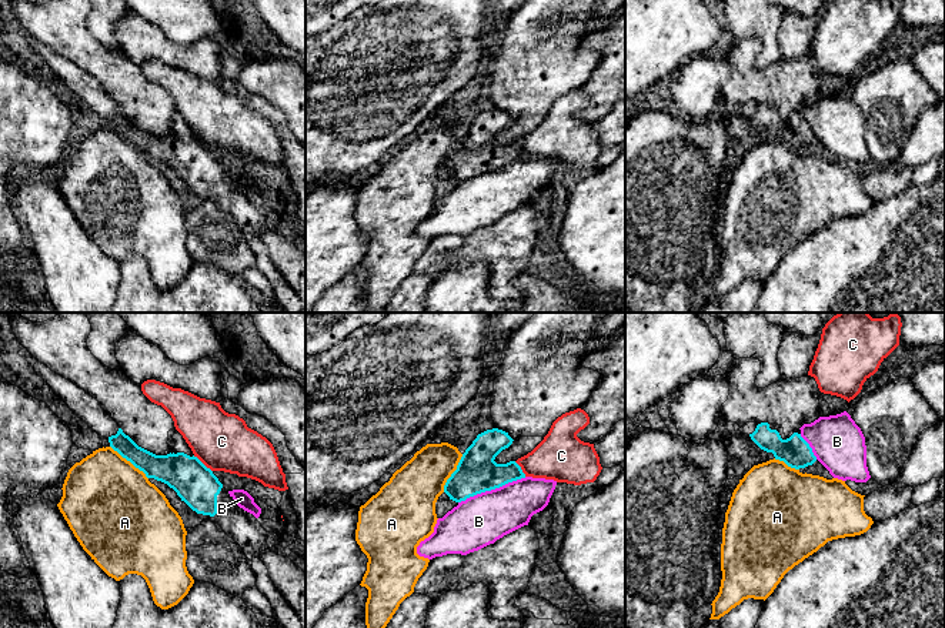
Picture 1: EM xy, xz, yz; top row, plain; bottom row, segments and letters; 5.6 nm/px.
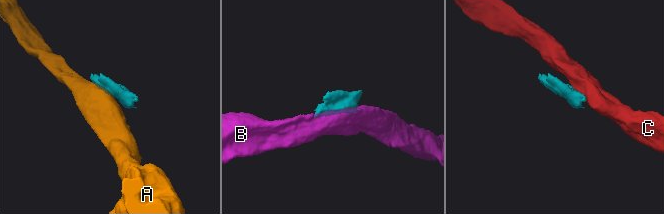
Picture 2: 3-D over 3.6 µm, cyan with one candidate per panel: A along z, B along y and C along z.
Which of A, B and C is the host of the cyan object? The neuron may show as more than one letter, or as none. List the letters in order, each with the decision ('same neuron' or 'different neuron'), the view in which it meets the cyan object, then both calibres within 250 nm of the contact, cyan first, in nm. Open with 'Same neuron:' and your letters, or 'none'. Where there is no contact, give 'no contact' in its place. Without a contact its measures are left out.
Same neuron: none
A: different neuron | xy | 180/480 nm
B: different neuron | xz | 240/280 nm
C: different neuron | xy | 240/320 nm

